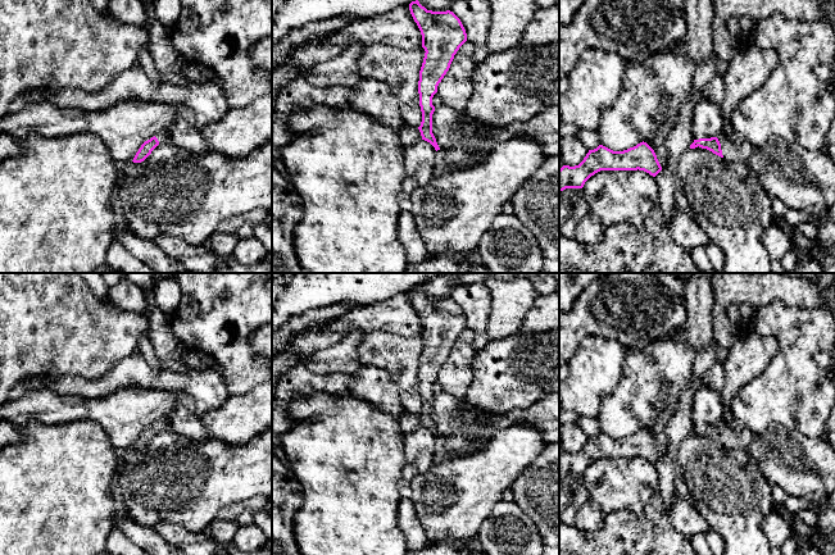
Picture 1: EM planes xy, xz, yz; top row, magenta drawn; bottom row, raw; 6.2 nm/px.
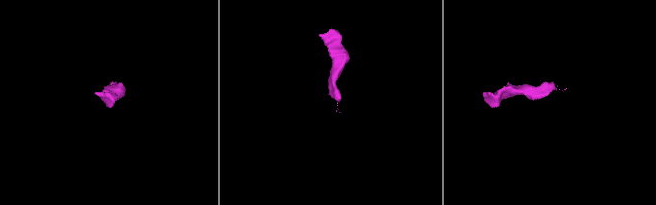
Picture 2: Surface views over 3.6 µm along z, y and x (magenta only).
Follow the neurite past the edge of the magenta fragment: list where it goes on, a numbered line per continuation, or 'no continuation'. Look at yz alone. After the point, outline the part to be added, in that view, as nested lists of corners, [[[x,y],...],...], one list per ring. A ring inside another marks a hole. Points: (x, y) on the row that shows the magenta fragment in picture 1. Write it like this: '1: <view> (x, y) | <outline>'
1: yz (733, 149) | [[[721,131],[717,138],[721,144],[722,155],[726,160],[740,160],[748,163],[753,151],[750,142],[736,140],[732,131],[729,135]]]

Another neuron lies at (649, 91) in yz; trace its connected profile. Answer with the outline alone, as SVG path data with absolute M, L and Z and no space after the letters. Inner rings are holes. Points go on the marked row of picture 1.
M685 49L680 53L657 53L648 64L625 62L621 92L614 104L602 113L596 129L599 145L623 151L648 140L659 127L662 117L670 117L677 124L682 104L693 91L695 69L696 63Z

